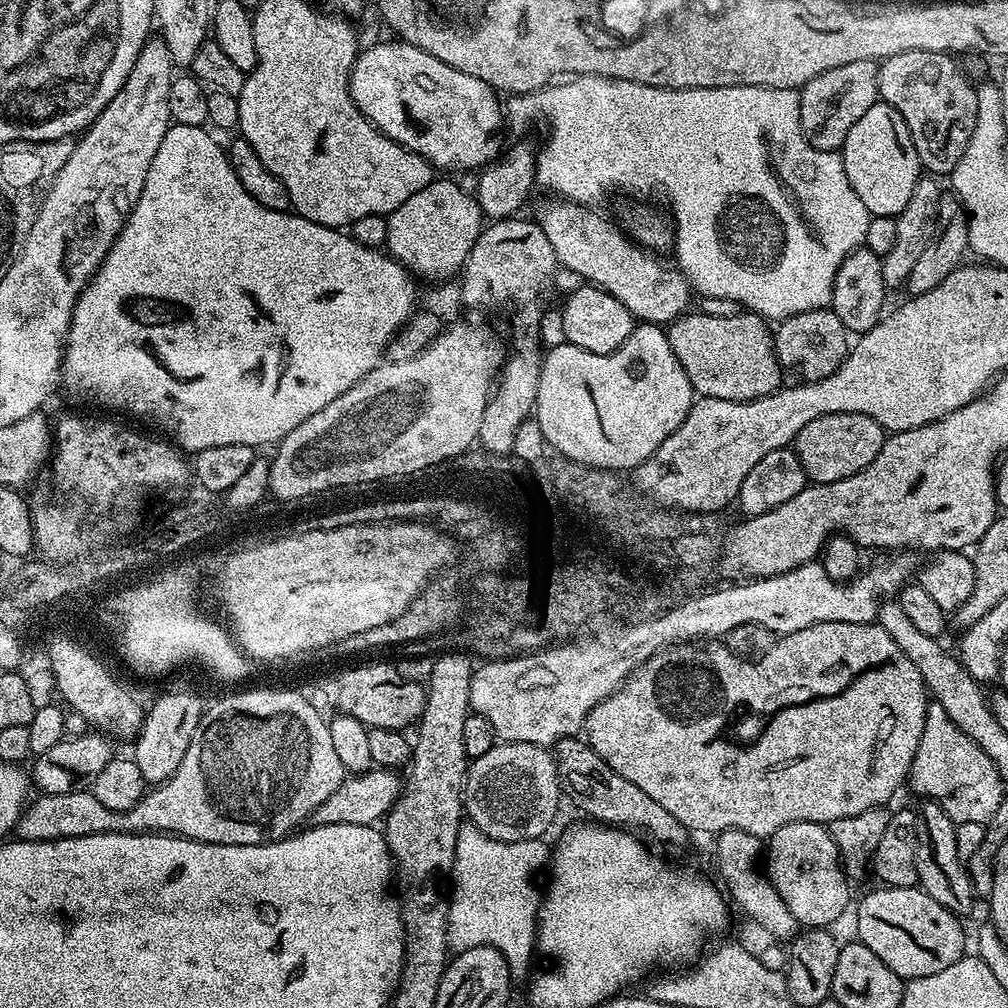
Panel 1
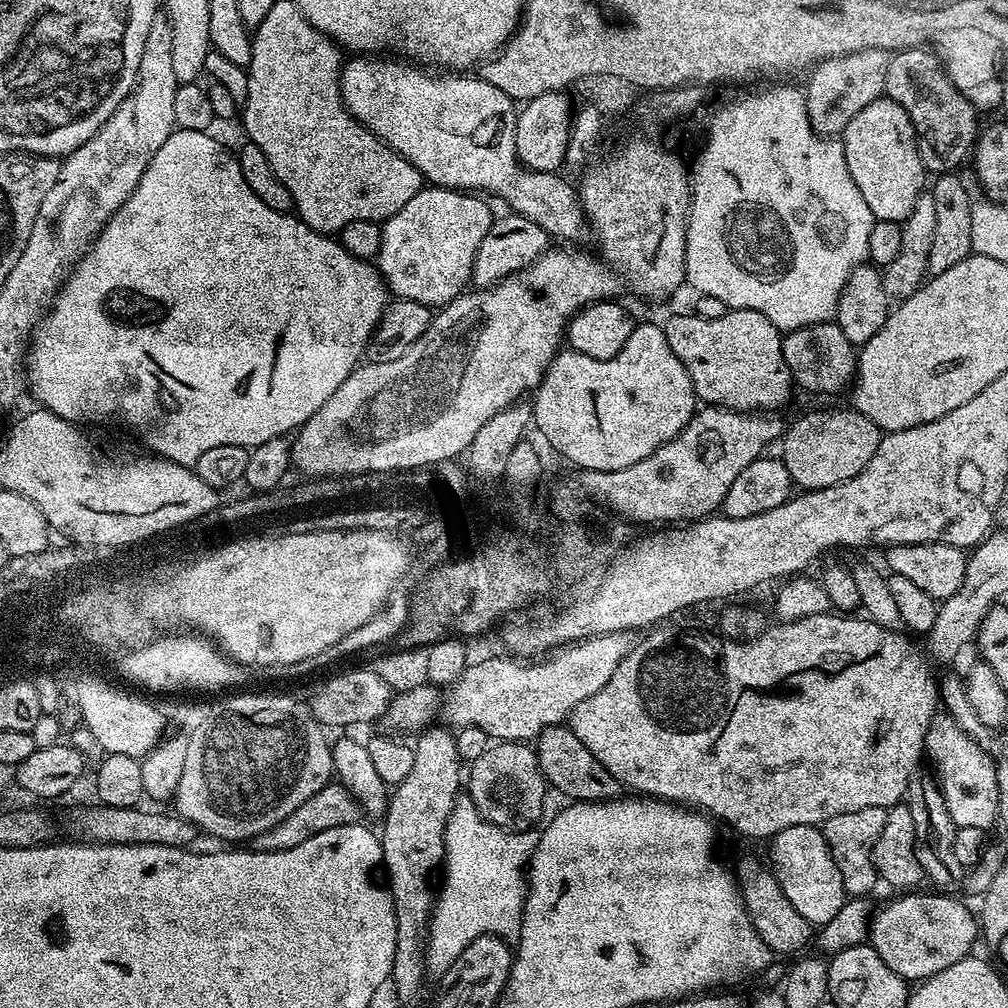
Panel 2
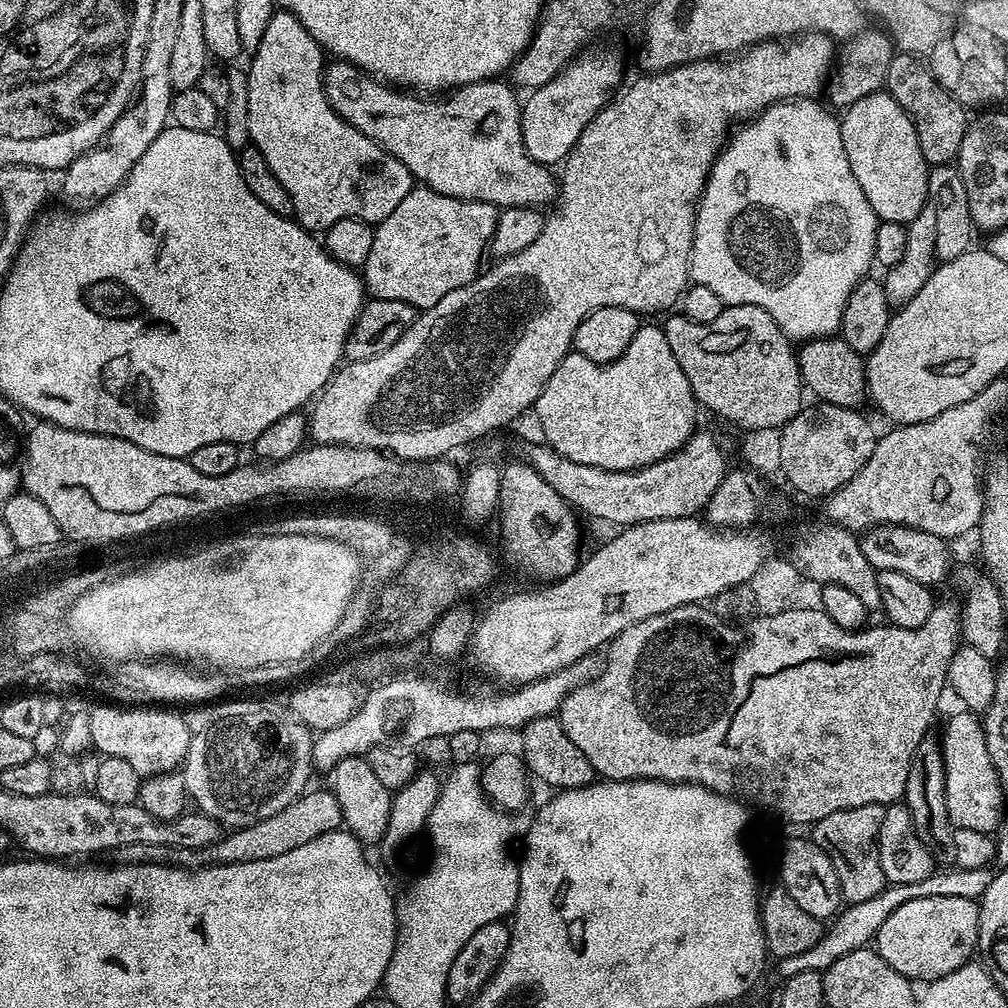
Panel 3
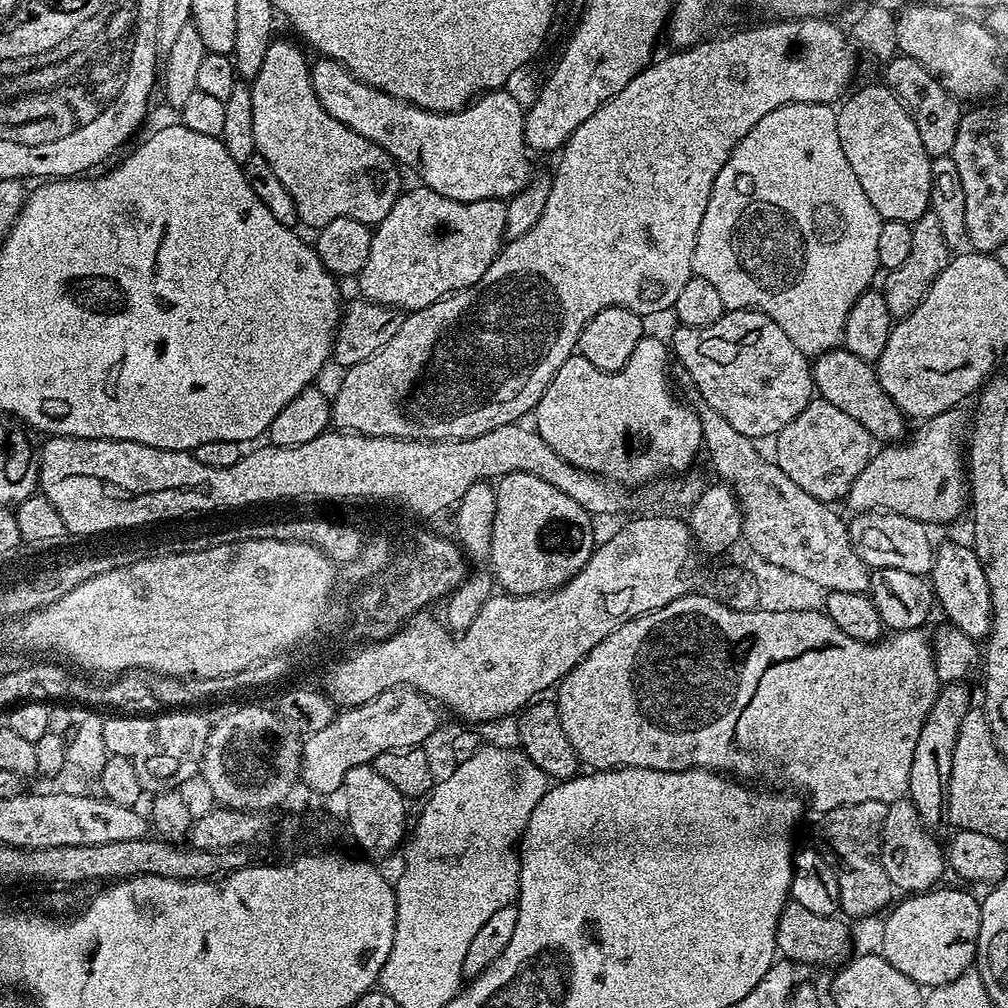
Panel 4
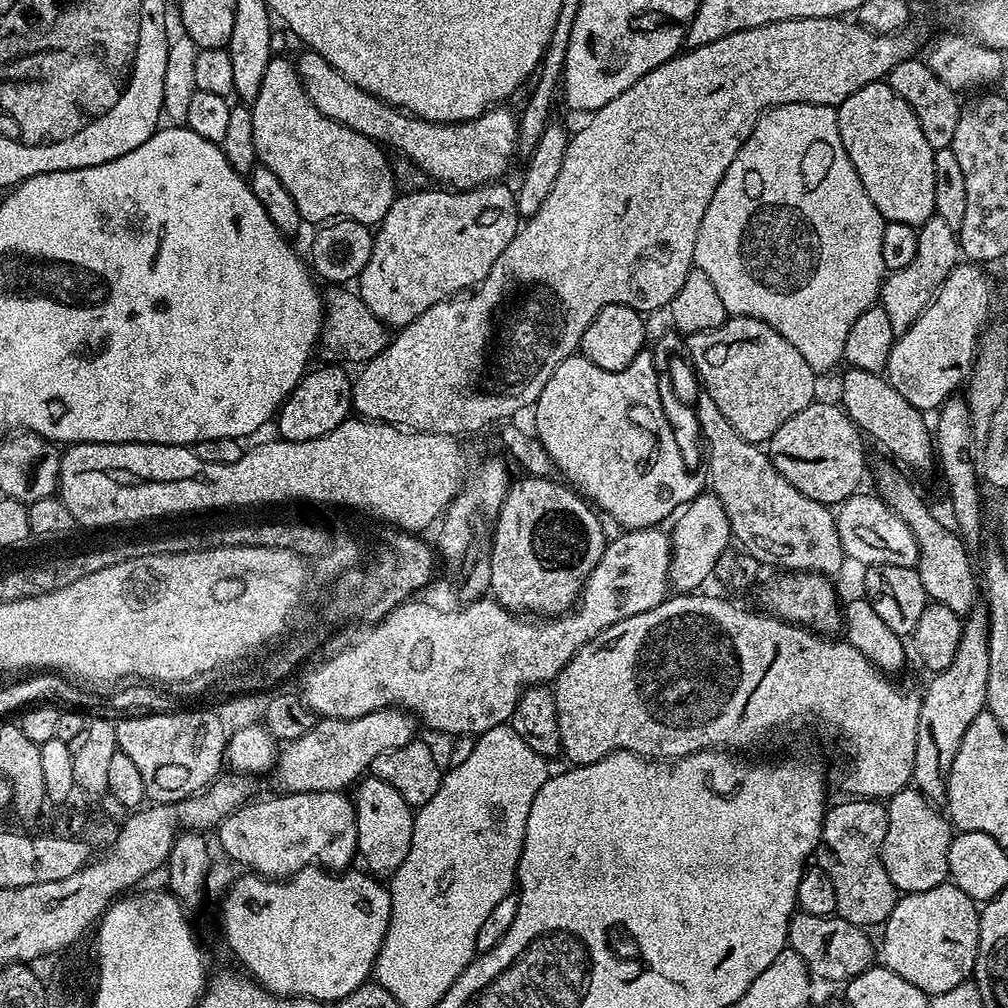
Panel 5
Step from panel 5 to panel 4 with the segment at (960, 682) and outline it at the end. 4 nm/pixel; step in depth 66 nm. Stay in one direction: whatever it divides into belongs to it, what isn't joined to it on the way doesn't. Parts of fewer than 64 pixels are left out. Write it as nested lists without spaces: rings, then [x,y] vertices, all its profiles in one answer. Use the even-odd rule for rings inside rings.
[[[963,683],[949,684],[934,702],[926,722],[922,722],[922,734],[918,734],[918,746],[914,746],[914,762],[910,762],[910,782],[907,799],[918,810],[925,824],[945,823],[948,814],[948,788],[951,782],[951,766],[954,764],[954,746],[964,718],[970,709],[968,692]]]

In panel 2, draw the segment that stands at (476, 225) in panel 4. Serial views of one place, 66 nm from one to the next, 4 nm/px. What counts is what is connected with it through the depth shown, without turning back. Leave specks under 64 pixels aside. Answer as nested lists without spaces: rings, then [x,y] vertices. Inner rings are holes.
[[[425,186],[410,198],[410,202],[406,202],[406,206],[402,206],[402,210],[398,210],[398,214],[383,221],[380,230],[382,246],[374,263],[380,279],[393,297],[443,306],[469,287],[478,246],[482,246],[482,238],[486,238],[486,230],[490,230],[494,219],[494,212],[488,209],[487,202],[480,199],[484,198],[468,190]]]

